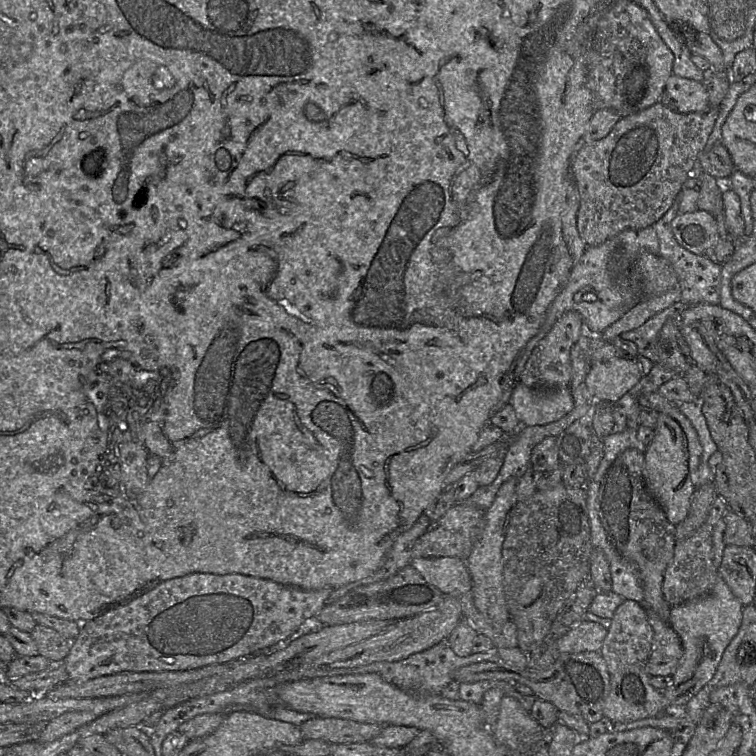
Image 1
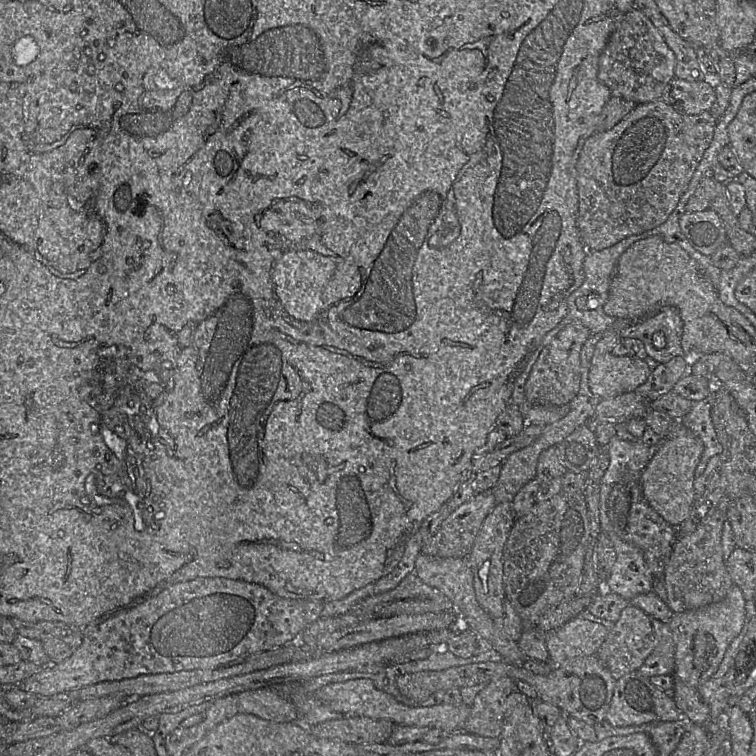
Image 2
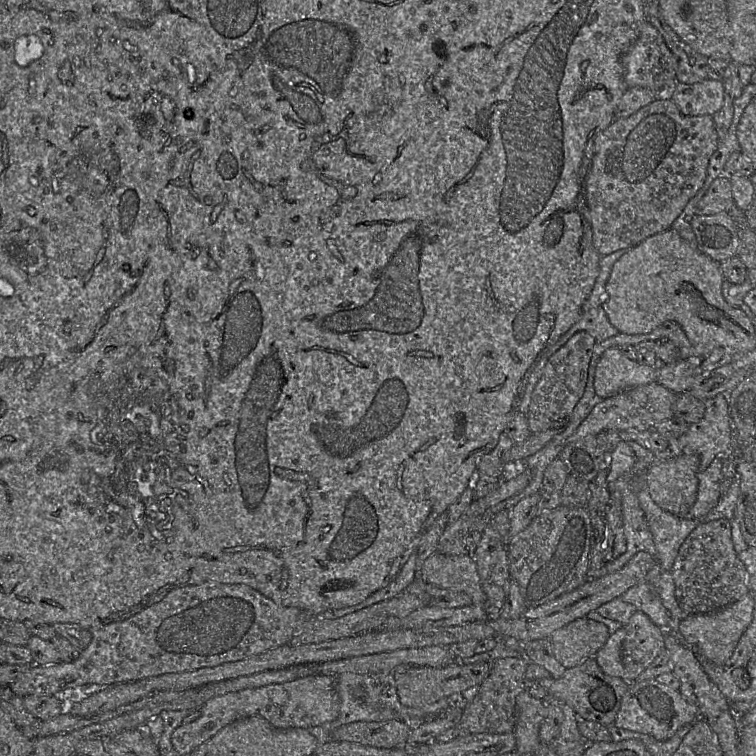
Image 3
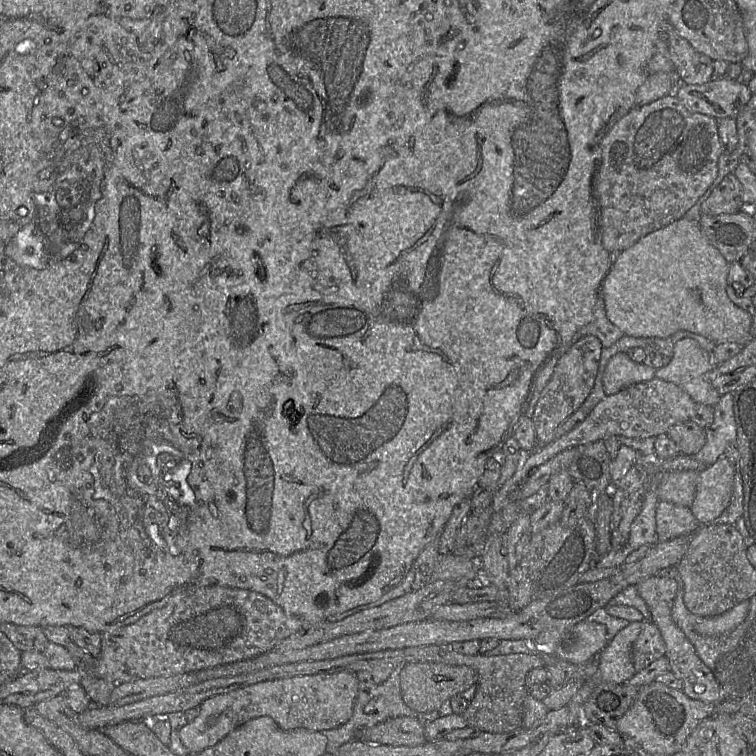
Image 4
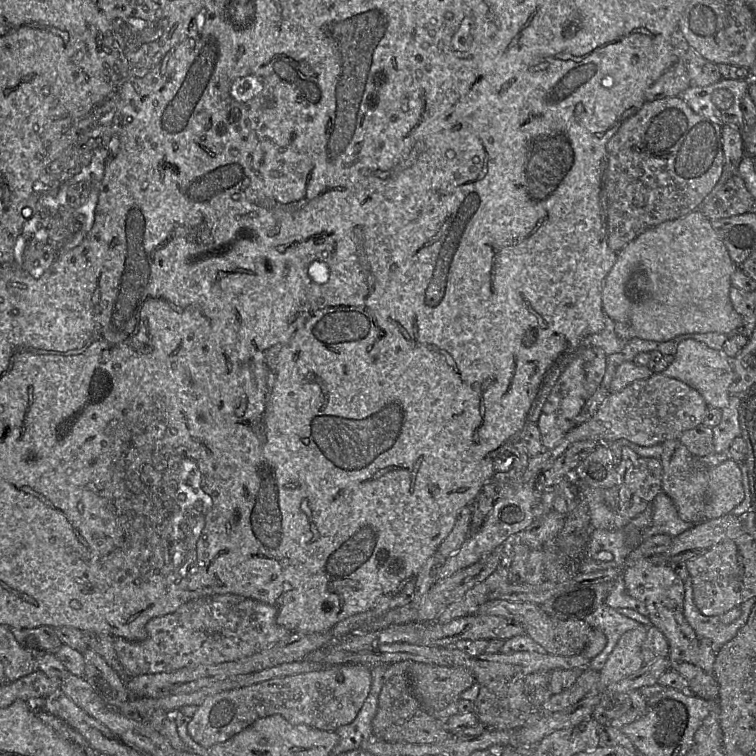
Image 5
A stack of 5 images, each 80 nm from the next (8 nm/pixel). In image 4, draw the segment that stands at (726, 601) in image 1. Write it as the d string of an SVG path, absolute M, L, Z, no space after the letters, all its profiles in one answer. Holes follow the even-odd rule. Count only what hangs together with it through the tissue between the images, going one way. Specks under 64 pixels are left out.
M744 600L720 615L699 618L695 631L704 636L729 633L746 619L750 606L750 600Z

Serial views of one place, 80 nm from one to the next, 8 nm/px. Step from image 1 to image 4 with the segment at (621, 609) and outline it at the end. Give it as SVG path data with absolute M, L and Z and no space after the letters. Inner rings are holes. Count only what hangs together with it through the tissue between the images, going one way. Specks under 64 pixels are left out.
M651 620L642 621L642 630L632 646L632 662L637 672L666 655L666 645L659 628Z

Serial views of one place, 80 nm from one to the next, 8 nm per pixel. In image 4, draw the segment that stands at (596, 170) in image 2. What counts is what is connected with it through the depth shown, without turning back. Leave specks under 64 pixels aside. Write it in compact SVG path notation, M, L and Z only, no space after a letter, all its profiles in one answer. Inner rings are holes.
M669 95L649 104L633 107L605 134L601 141L601 149L602 159L596 171L593 190L599 208L599 224L602 235L602 244L603 247L611 253L621 252L635 244L640 238L648 233L661 229L682 218L715 180L718 173L718 159L724 151L724 146L718 135L717 119L712 116L689 111L675 95Z

